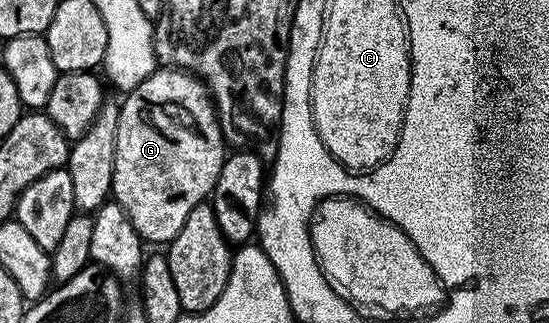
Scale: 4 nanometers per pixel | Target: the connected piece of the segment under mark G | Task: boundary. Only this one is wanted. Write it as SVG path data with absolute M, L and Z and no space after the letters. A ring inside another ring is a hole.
M166 67L156 68L155 72L149 75L149 79L145 79L145 83L141 83L136 89L130 90L124 97L127 98L121 101L119 105L111 197L123 208L125 215L129 215L133 227L139 232L139 236L143 238L144 242L163 241L162 243L170 243L177 235L177 231L181 231L181 227L185 227L185 218L189 216L189 211L193 211L193 207L204 204L210 198L211 188L217 183L217 175L223 166L225 142L223 132L219 126L219 116L215 113L215 103L211 100L211 95L208 93L206 85L195 74L182 69L169 69Z

